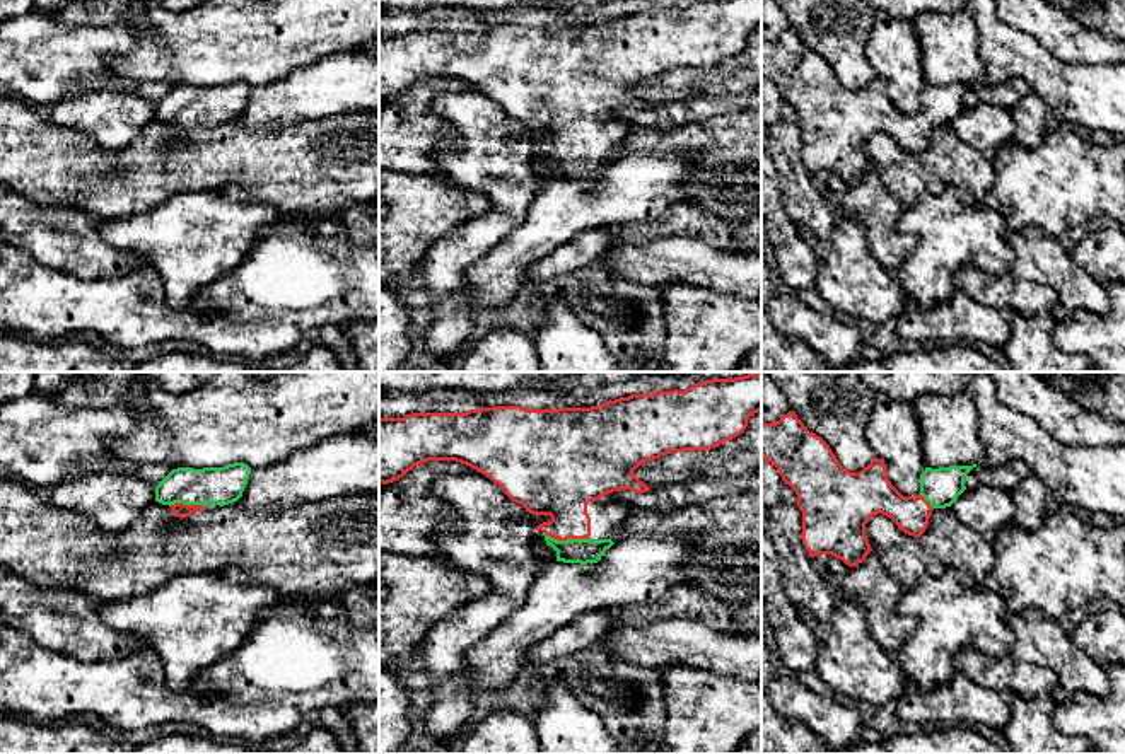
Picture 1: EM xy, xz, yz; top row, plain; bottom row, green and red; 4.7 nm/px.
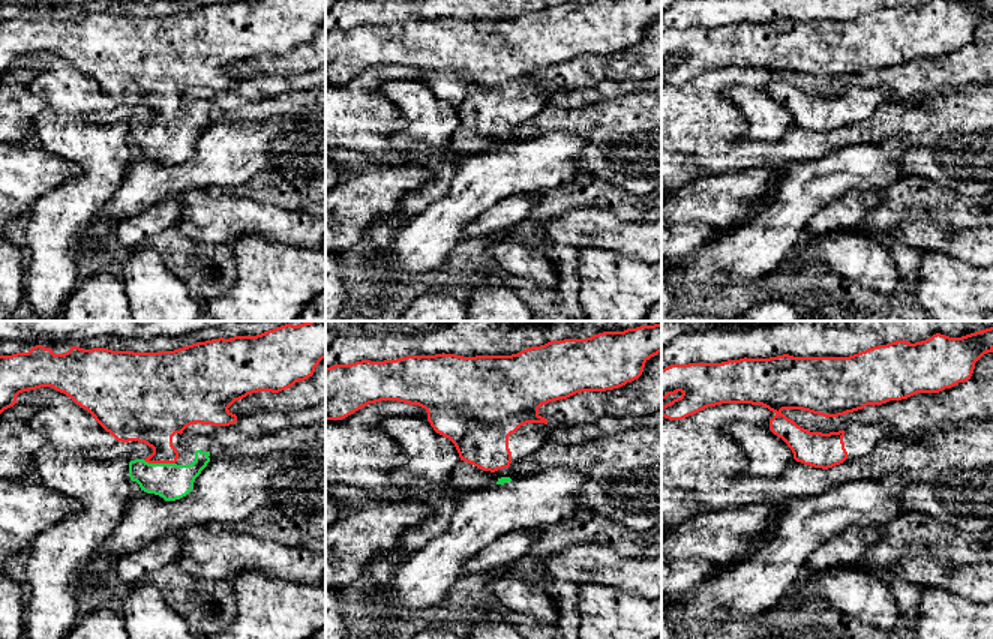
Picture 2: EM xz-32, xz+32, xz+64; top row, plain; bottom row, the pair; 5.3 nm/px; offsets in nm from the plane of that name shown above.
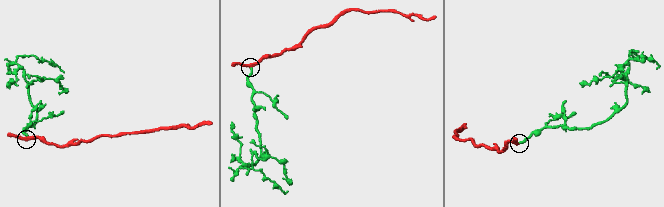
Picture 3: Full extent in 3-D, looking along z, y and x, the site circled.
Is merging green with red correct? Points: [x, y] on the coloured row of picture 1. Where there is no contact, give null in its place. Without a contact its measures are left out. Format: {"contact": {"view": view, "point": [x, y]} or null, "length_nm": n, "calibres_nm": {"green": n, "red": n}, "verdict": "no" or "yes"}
{"contact": {"view": "xz", "point": [567, 539]}, "length_nm": 220, "calibres_nm": {"green": 120, "red": 280}, "verdict": "yes"}

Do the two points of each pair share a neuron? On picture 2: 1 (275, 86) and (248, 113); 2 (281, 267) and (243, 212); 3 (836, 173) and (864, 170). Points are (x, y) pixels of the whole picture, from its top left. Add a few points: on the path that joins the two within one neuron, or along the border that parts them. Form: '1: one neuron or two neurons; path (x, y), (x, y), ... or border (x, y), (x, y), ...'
1: two neurons; border (293, 92), (225, 111)
2: two neurons; border (228, 243), (246, 234), (263, 234), (291, 246)
3: one neuron; path (843, 171), (857, 170)

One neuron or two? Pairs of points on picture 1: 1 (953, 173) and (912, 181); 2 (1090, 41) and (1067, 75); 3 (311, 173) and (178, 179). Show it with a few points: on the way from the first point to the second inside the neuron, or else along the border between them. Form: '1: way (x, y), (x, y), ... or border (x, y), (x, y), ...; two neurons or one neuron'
1: way (943, 173), (922, 173); one neuron
2: border (1040, 45), (1064, 60), (1107, 63); two neurons
3: way (279, 168), (210, 168); one neuron

